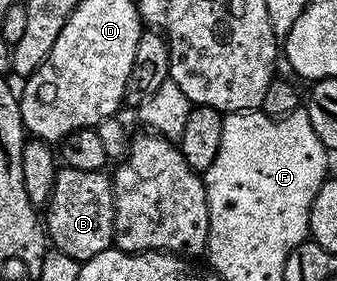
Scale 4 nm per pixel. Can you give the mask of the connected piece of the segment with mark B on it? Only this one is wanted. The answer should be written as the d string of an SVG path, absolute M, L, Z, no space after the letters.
M61 167L56 173L56 185L46 205L46 211L48 211L48 216L46 212L46 236L51 247L81 262L102 254L114 244L112 239L114 230L113 181L109 177L107 180L104 175L103 171L91 172L90 170Z

